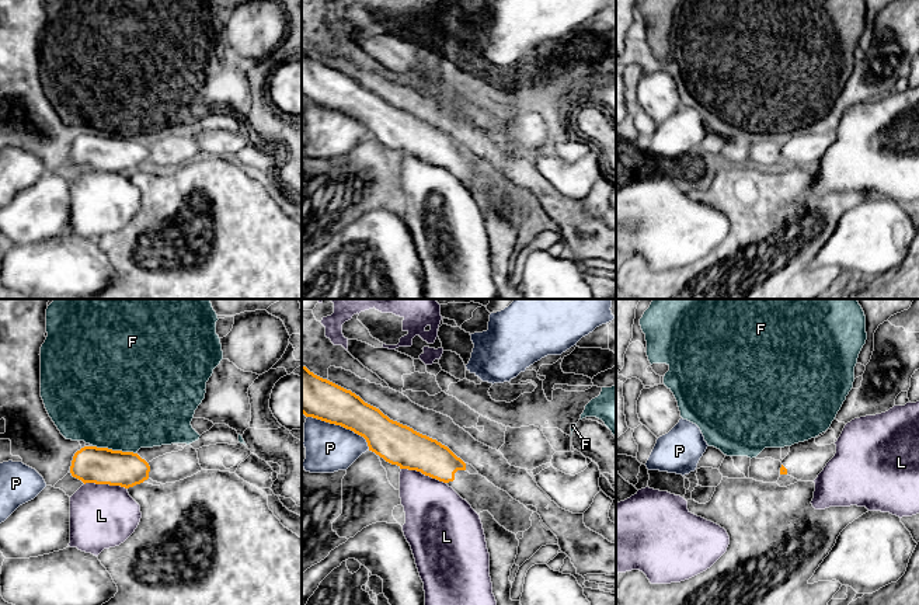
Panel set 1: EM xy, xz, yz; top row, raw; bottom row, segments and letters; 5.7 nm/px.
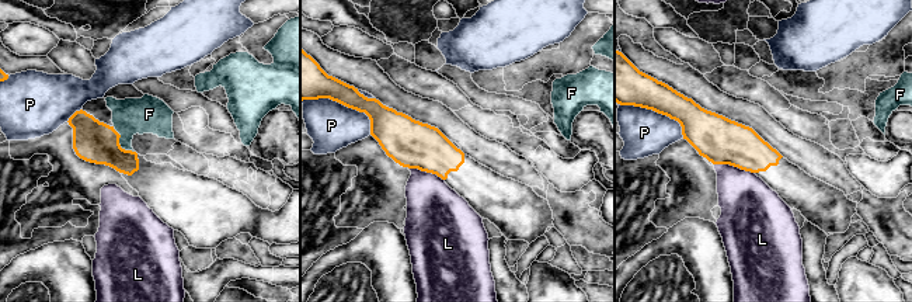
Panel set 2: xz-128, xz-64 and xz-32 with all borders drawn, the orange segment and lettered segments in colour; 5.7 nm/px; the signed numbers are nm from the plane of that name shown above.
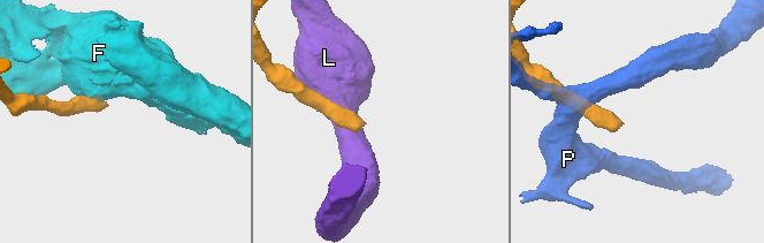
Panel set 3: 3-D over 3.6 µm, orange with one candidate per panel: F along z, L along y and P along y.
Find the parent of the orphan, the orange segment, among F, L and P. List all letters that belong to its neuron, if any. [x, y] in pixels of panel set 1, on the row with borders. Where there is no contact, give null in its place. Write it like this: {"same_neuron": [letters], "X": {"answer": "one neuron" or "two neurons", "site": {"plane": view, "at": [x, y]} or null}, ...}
{"same_neuron": [], "F": {"answer": "two neurons", "site": {"plane": "xy", "at": [114, 451]}}, "L": {"answer": "two neurons", "site": {"plane": "xz", "at": [424, 473]}}, "P": {"answer": "two neurons", "site": {"plane": "xz", "at": [341, 426]}}}

